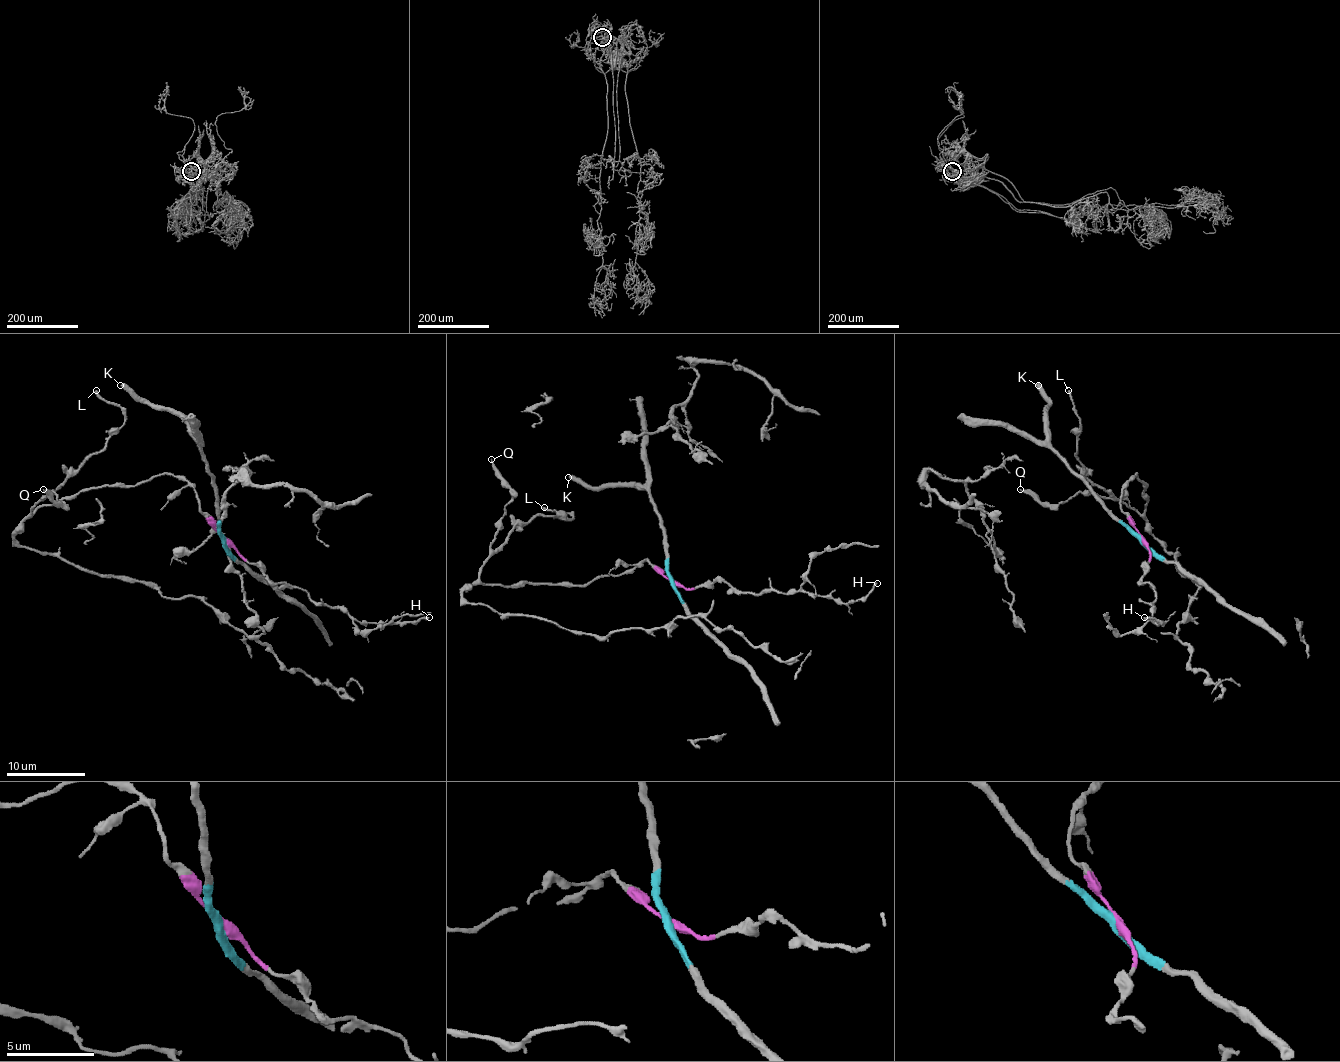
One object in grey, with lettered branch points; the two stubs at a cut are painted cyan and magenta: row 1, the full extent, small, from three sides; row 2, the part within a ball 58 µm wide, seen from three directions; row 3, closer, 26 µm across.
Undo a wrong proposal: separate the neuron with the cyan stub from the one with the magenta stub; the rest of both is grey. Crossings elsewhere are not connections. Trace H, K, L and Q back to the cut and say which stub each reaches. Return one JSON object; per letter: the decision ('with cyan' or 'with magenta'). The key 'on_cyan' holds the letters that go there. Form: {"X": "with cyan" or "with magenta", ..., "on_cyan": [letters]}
{"H": "with magenta", "K": "with cyan", "L": "with magenta", "Q": "with magenta", "on_cyan": ["K"]}

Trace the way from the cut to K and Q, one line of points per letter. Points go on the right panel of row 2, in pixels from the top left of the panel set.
K: (1143, 538), (1133, 534), (1050, 443), (1048, 402), (1038, 386)
Q: (1143, 538), (1121, 509), (1121, 487), (1135, 473), (1147, 503), (1137, 513), (1084, 493), (1042, 505), (1020, 489)

